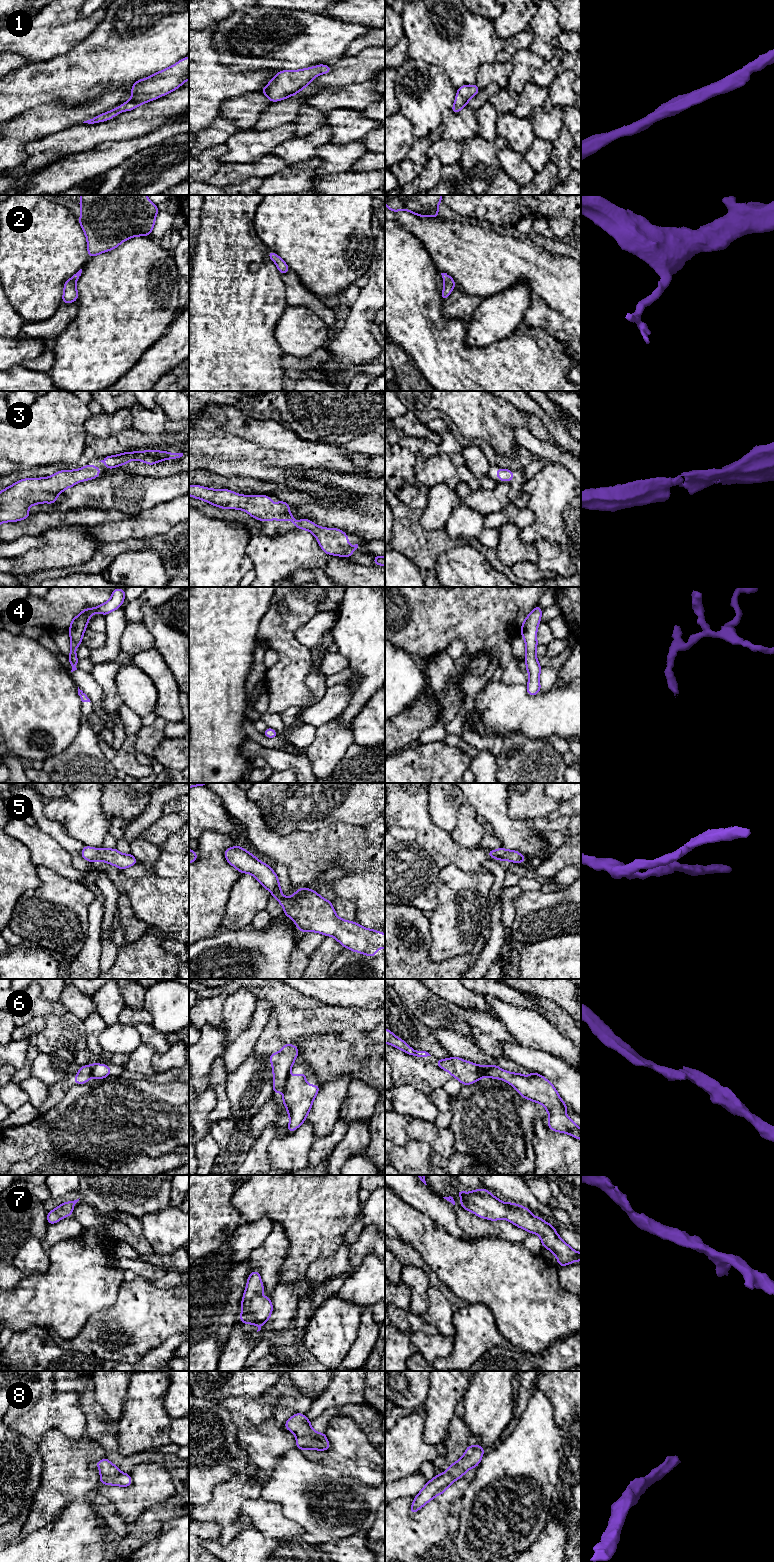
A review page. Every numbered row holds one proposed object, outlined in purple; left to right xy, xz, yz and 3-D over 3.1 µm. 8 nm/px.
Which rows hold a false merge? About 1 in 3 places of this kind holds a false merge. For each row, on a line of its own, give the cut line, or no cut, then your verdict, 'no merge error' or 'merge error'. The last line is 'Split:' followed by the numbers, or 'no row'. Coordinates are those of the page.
1: no cut; no merge error
2: no cut; no merge error
3: no cut; no merge error
4: no cut; no merge error
5: no cut; no merge error
6: cut in xz along (289, 1073), (287, 1083), (283, 1088); merge error
7: no cut; no merge error
8: no cut; no merge error
Split: 6

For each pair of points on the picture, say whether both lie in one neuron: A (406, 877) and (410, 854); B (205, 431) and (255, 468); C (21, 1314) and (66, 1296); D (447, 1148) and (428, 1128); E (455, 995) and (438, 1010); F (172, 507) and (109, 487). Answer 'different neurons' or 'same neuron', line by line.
A: same neuron
B: same neuron
C: same neuron
D: same neuron
E: different neurons
F: different neurons

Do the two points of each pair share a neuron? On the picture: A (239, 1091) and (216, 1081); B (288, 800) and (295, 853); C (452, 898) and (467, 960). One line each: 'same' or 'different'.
A: different
B: different
C: different

